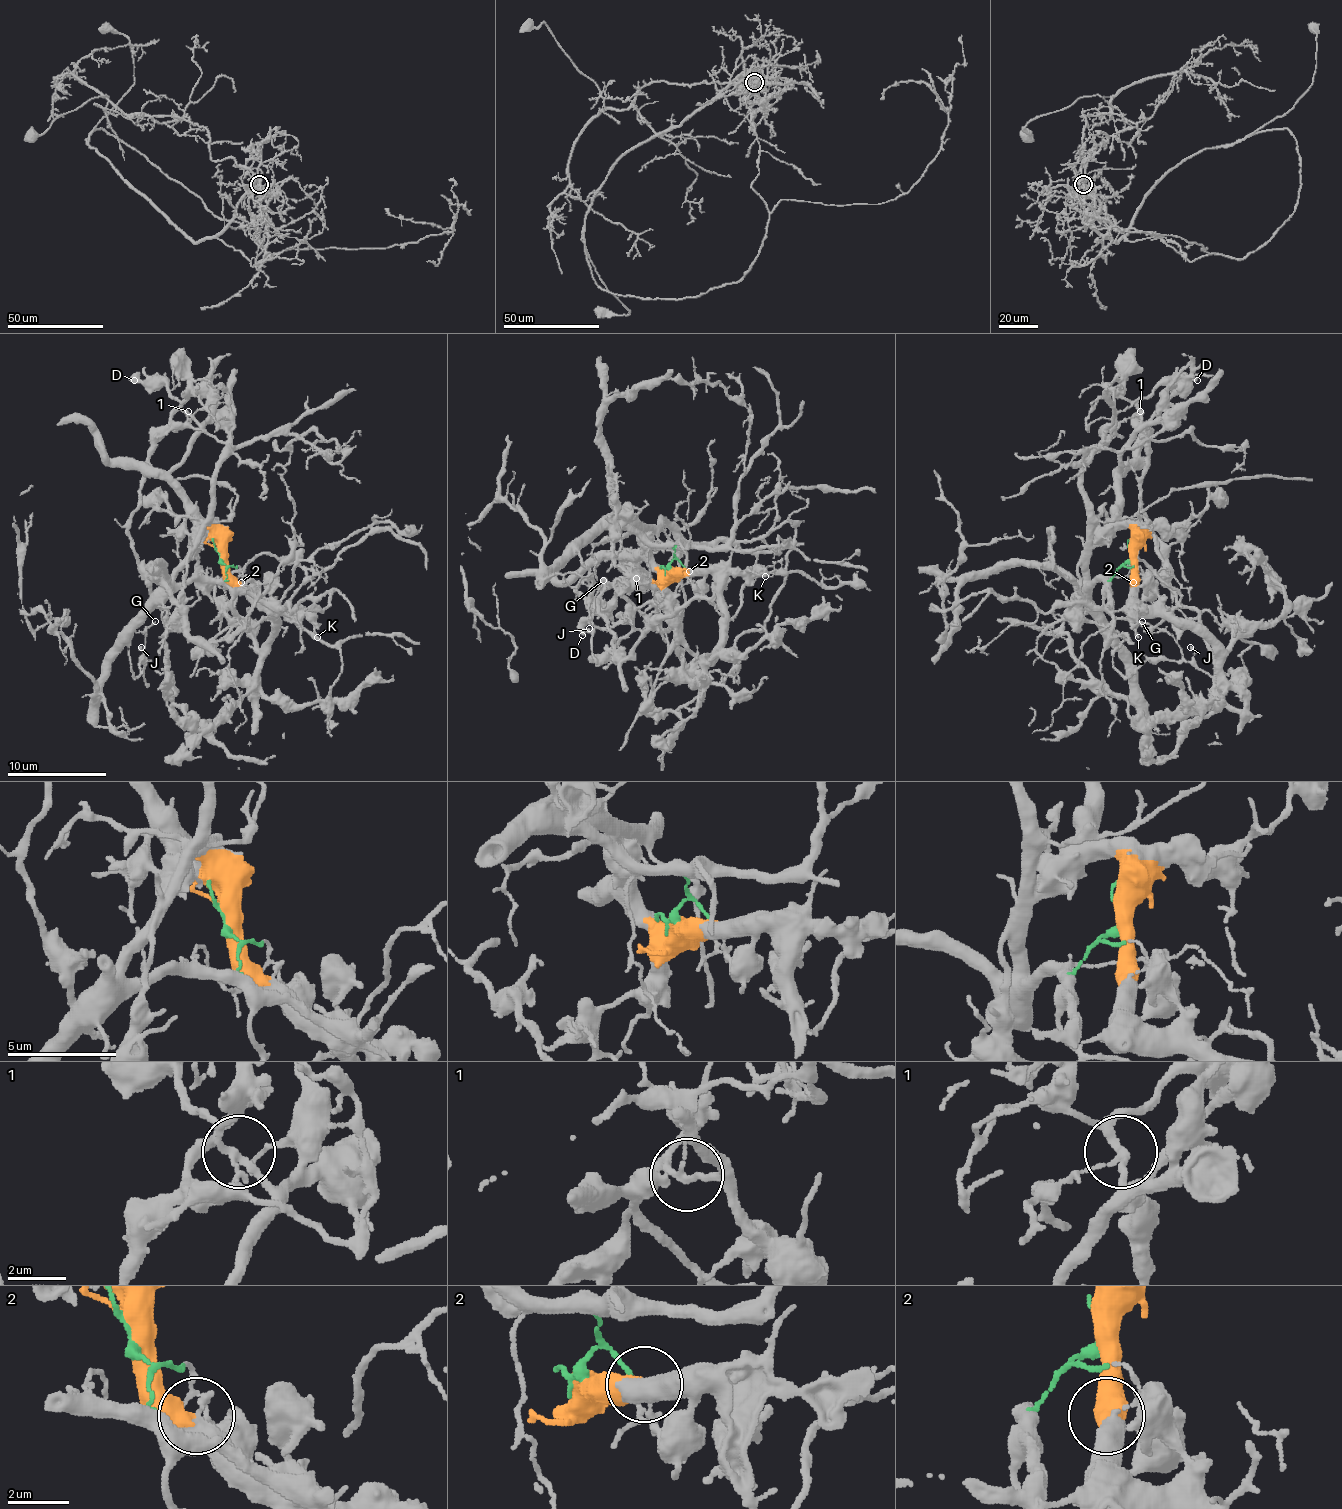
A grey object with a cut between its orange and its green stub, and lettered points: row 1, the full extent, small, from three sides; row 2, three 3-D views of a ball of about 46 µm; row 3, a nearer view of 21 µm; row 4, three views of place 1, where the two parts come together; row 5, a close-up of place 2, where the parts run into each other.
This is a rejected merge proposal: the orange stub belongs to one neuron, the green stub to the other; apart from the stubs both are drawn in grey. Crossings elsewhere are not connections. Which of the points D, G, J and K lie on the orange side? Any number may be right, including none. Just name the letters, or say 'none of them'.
D, K

